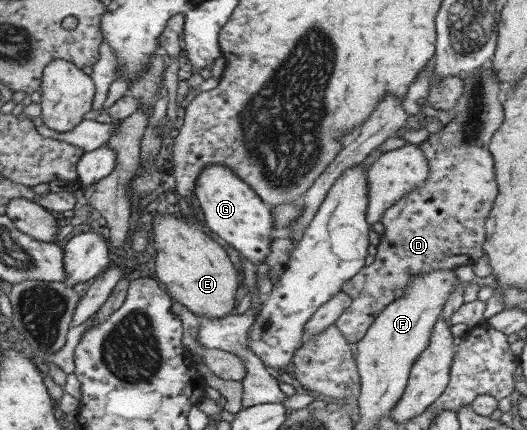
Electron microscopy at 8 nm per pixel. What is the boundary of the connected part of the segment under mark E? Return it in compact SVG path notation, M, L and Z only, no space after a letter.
M152 210L151 234L157 252L153 276L167 294L193 314L223 318L234 310L241 296L241 281L227 253L212 234L203 232L197 219L184 221L180 216Z

